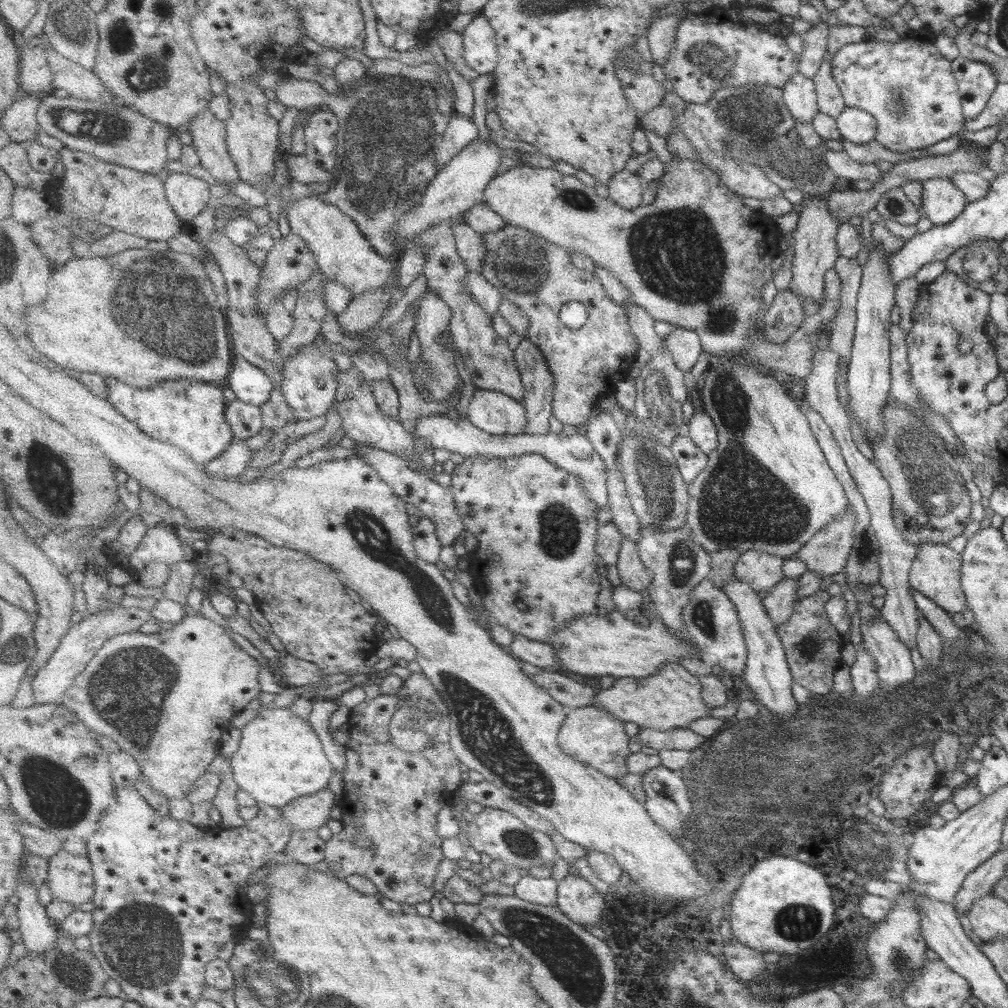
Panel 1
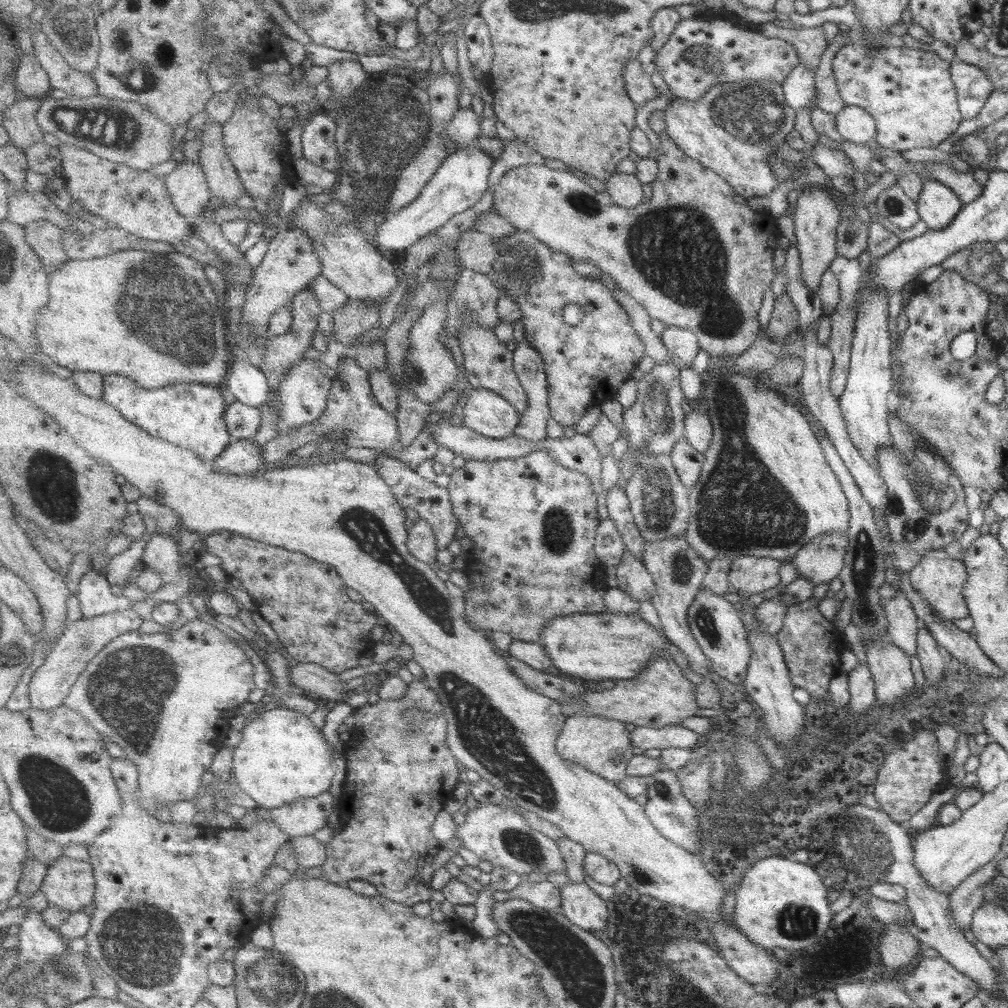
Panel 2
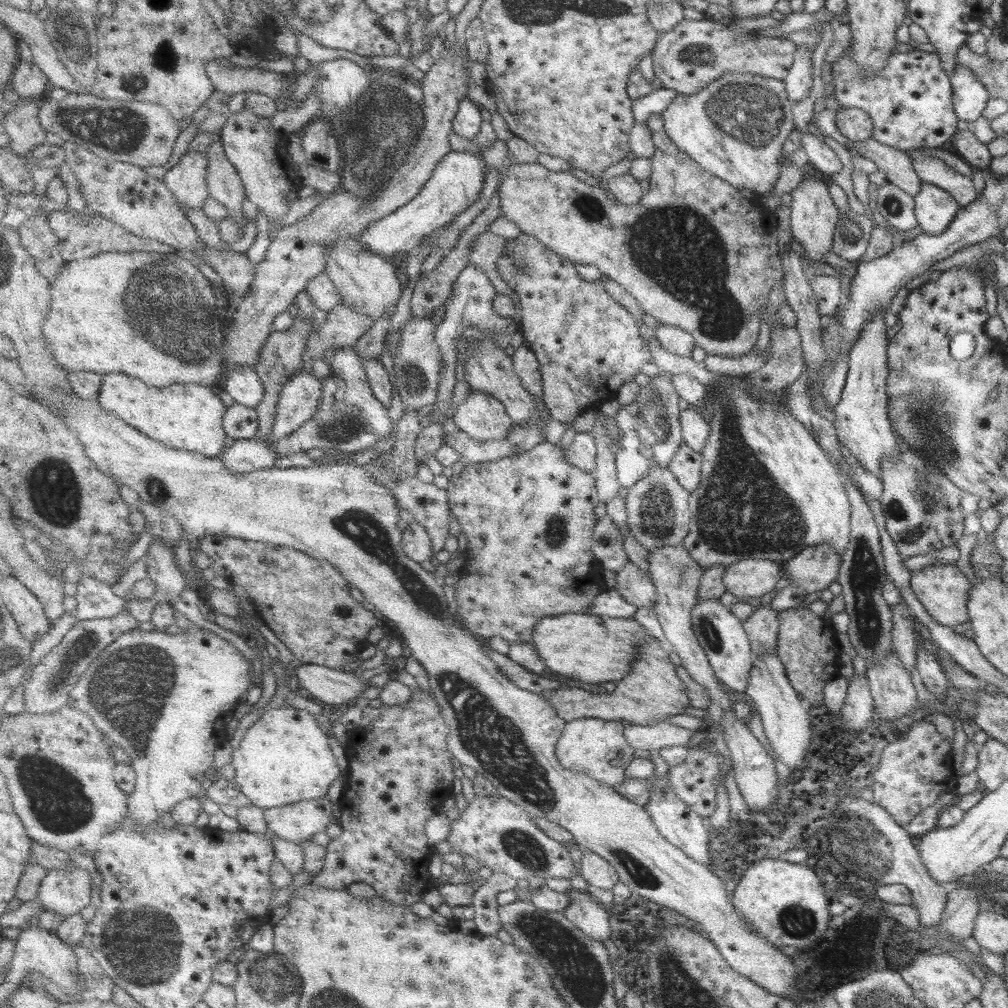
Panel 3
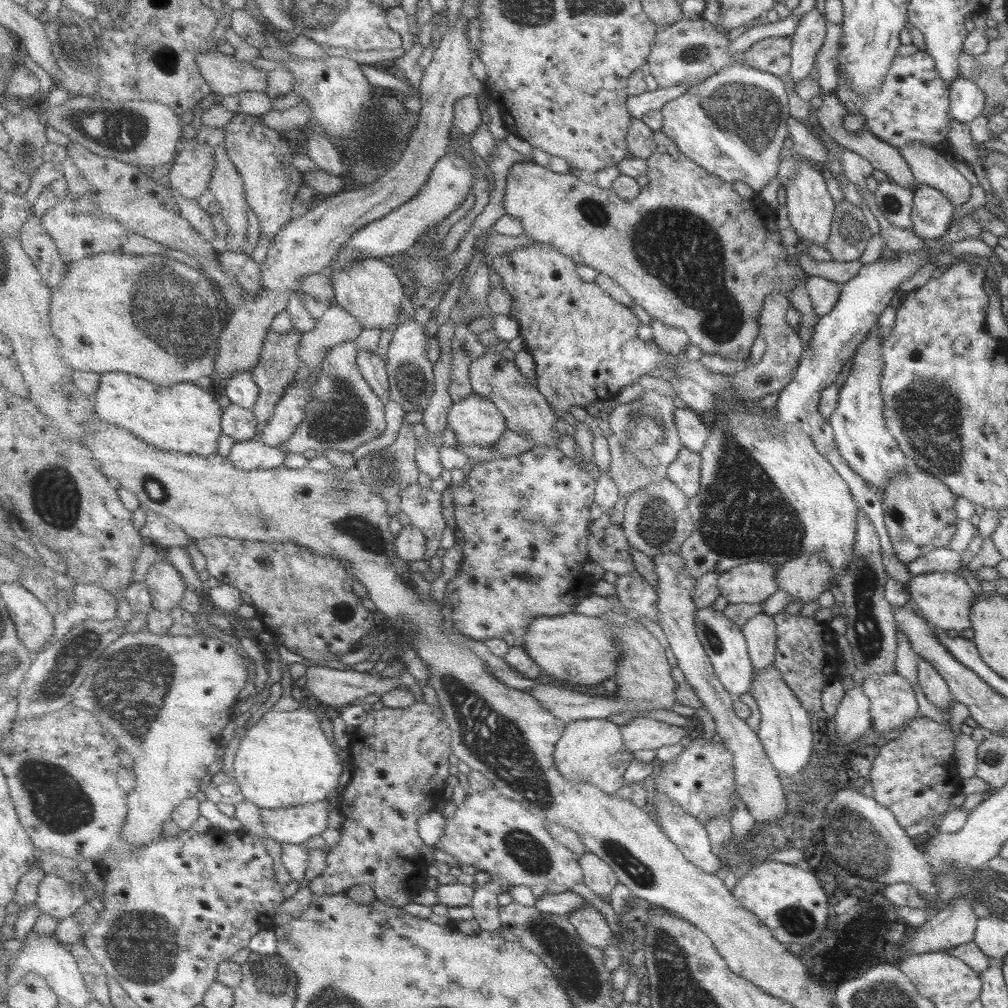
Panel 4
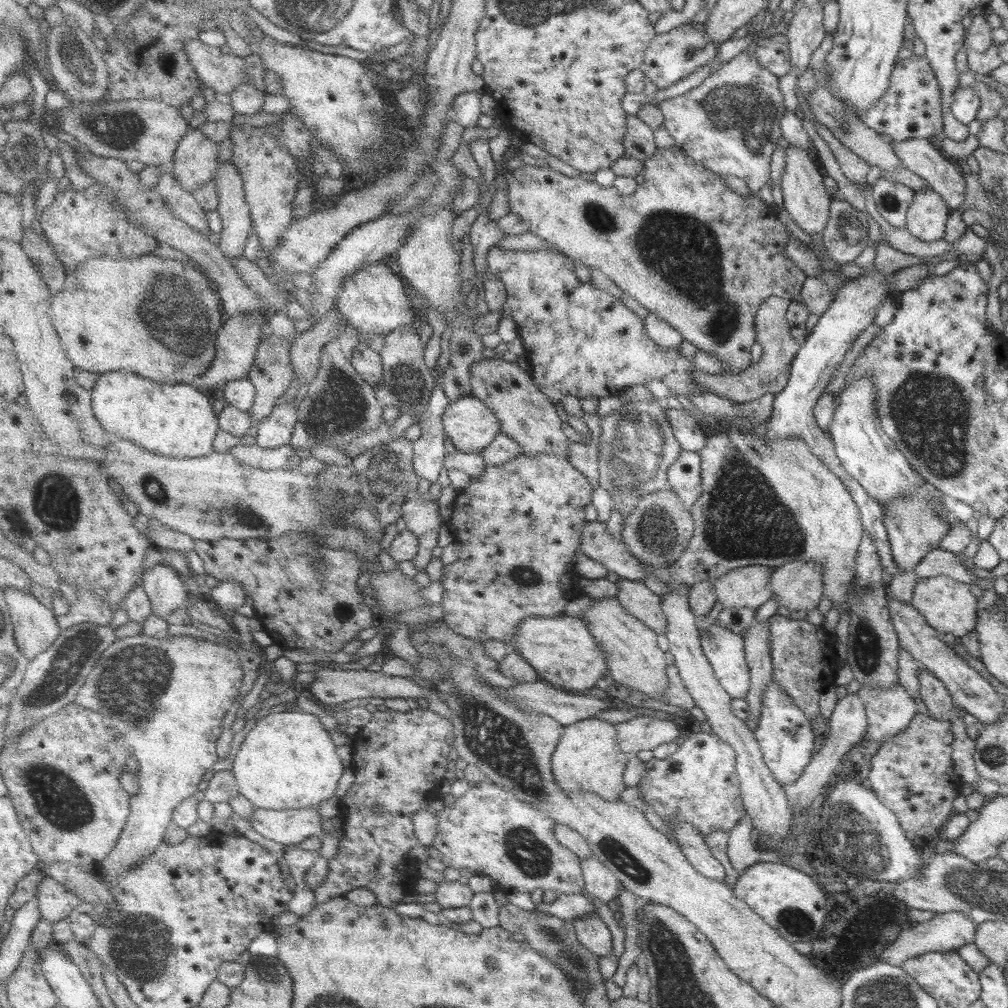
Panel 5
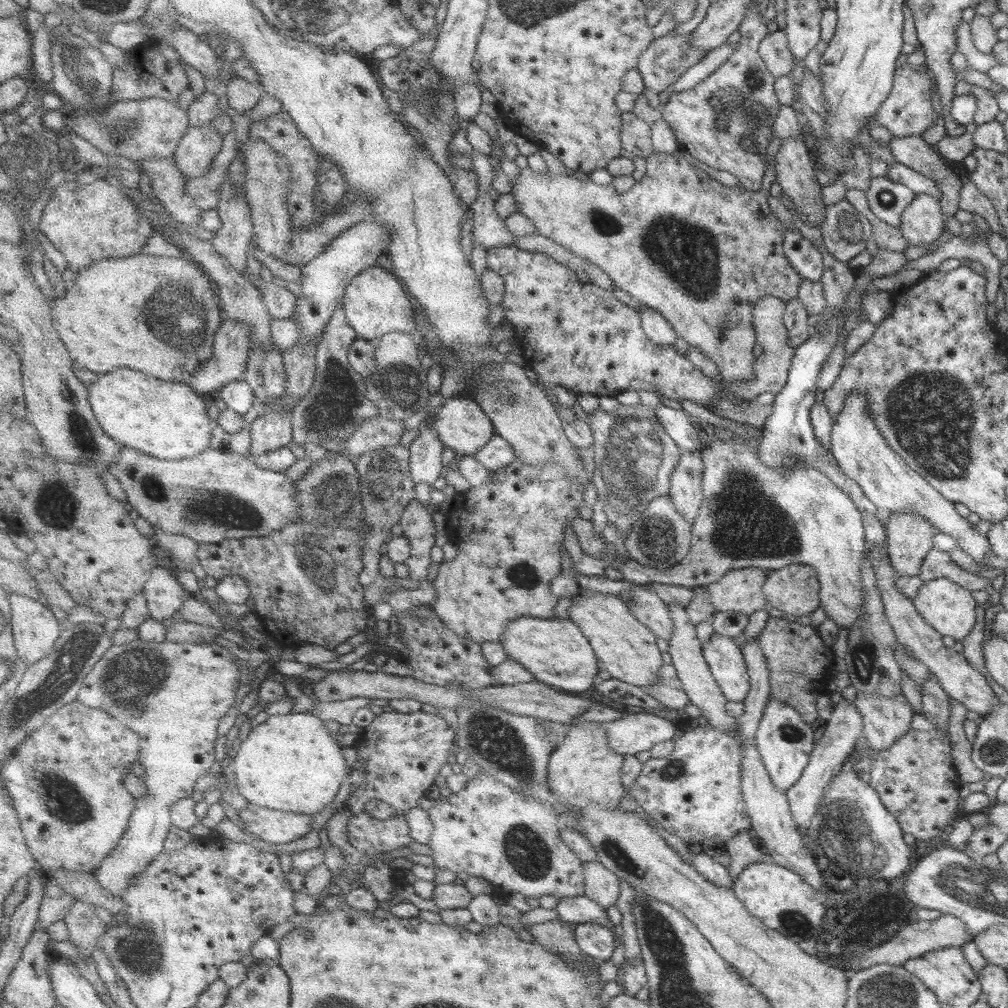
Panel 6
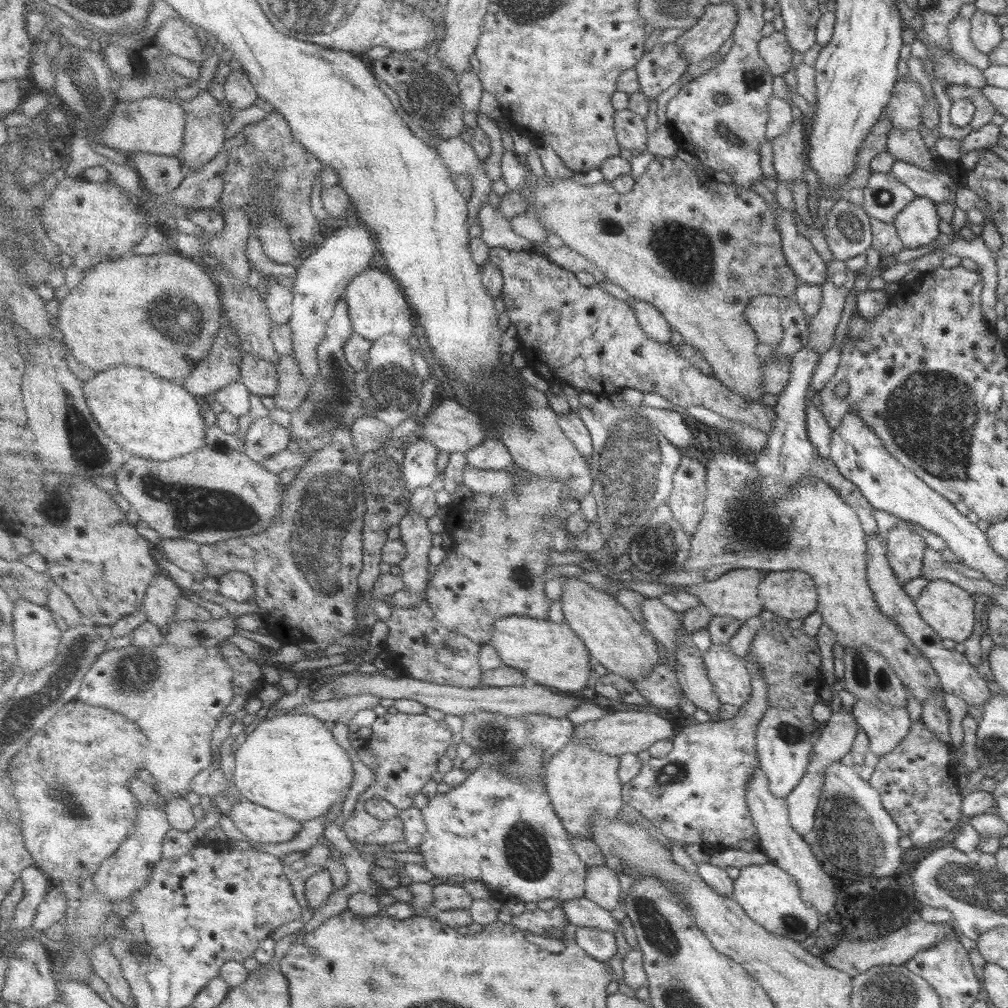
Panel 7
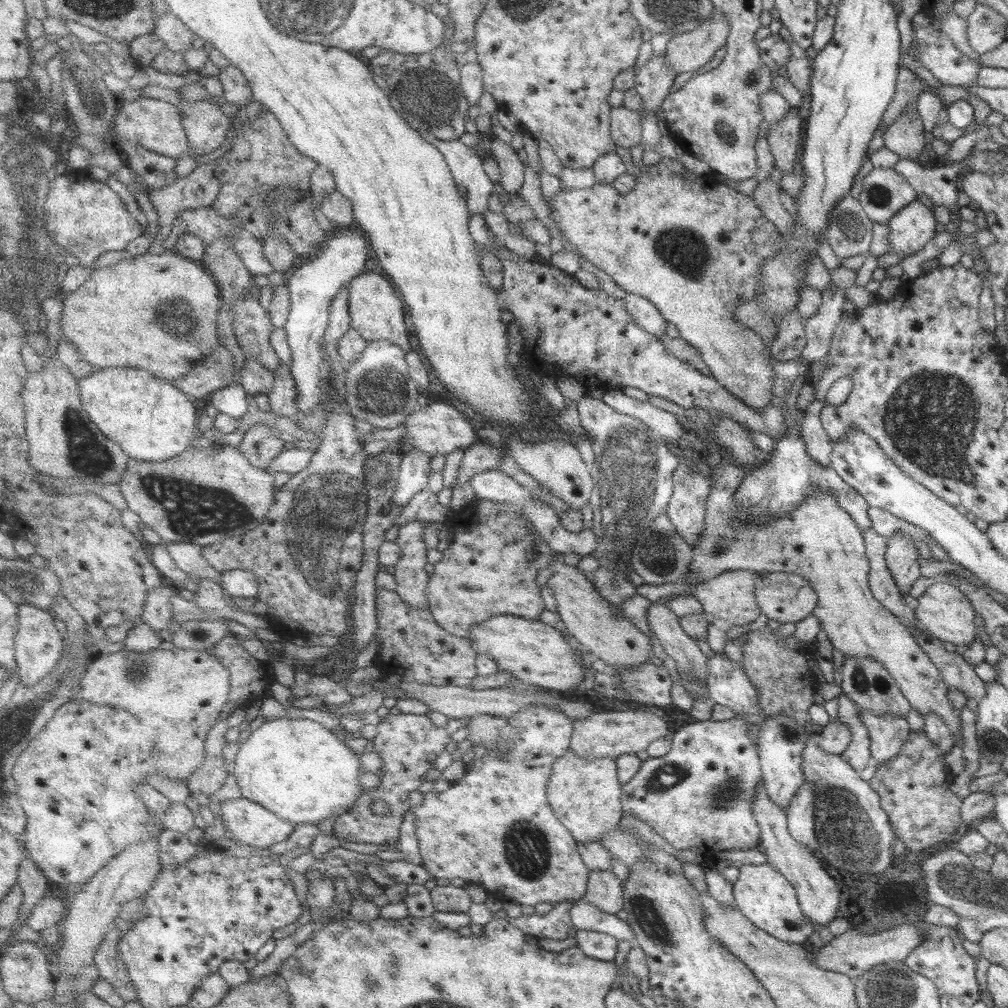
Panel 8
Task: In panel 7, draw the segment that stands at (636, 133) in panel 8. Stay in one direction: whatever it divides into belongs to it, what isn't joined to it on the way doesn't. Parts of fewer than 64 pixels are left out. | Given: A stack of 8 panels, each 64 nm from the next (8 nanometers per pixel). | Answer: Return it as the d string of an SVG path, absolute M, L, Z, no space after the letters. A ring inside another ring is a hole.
M631 109L617 111L615 128L619 134L620 146L631 151L649 152L648 141L651 134L648 133L644 119Z

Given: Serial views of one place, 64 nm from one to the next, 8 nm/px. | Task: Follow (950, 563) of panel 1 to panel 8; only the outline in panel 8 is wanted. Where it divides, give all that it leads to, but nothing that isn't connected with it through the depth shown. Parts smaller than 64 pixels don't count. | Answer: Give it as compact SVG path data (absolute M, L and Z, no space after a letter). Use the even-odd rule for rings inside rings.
M946 581L930 586L921 598L918 598L918 607L915 608L917 620L932 636L944 642L955 644L959 649L978 644L978 628L974 624L974 608L972 604L954 587Z

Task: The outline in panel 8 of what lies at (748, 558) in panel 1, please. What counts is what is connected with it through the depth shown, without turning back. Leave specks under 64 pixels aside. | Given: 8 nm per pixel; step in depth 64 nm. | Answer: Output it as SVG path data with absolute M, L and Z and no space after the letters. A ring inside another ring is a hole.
M746 570L727 571L720 573L719 577L697 584L694 588L695 598L699 608L709 618L728 620L735 626L746 625L754 622L761 614L759 604L755 598L755 586L758 584L759 575L756 572Z

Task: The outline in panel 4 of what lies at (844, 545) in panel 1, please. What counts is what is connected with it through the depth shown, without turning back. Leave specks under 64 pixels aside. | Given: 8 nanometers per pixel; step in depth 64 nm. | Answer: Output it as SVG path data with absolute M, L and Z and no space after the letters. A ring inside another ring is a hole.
M810 554L799 557L778 567L775 575L777 589L786 592L790 604L810 604L817 601L820 594L828 591L831 587L832 570L828 565L828 556Z

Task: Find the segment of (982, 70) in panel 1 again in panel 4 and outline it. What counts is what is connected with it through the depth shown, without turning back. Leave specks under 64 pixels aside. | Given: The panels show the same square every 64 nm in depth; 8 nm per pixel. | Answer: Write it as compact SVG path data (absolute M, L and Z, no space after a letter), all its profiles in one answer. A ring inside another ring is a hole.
M961 76L949 86L949 114L960 123L969 124L983 112L983 91Z

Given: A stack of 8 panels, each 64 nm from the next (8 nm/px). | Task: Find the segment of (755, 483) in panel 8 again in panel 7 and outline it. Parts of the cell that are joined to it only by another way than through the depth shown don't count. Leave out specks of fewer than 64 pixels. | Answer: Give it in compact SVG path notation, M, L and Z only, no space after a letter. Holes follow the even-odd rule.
M804 346L800 352L791 357L788 384L779 396L776 406L773 407L777 418L774 420L774 428L767 434L768 440L763 449L763 455L760 458L754 458L754 466L760 472L760 479L758 479L758 483L753 488L754 496L765 504L768 504L768 502L776 504L800 480L804 482L804 480L814 476L814 478L826 482L854 510L854 514L856 514L863 532L867 536L878 535L879 532L873 517L874 508L872 504L862 496L857 486L854 486L852 482L846 480L840 474L836 464L830 458L820 458L818 452L814 450L814 446L808 440L808 430L806 430L807 390L812 385L812 375L819 359L820 354L810 350L808 346Z

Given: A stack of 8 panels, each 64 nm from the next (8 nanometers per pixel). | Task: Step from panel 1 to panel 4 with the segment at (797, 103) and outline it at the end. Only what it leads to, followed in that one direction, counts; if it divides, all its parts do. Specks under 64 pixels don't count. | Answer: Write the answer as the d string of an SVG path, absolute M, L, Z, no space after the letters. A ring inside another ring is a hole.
M816 7L800 17L791 38L789 76L796 84L814 69L815 58L826 35L826 18Z

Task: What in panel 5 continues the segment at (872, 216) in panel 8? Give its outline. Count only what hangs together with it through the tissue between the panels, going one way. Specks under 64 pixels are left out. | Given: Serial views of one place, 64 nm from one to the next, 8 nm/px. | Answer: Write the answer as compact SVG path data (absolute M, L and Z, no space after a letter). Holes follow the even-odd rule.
M880 178L872 187L872 200L880 216L896 228L906 226L906 211L915 193L902 184Z

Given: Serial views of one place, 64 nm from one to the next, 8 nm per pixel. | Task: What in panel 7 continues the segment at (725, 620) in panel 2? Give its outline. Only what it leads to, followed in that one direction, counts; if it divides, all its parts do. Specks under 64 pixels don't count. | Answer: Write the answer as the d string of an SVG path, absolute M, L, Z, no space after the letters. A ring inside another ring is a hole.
M712 644L707 652L702 653L702 660L711 682L715 686L716 695L723 704L732 704L741 708L751 700L754 687L751 685L751 675L744 660L740 660L728 644Z

